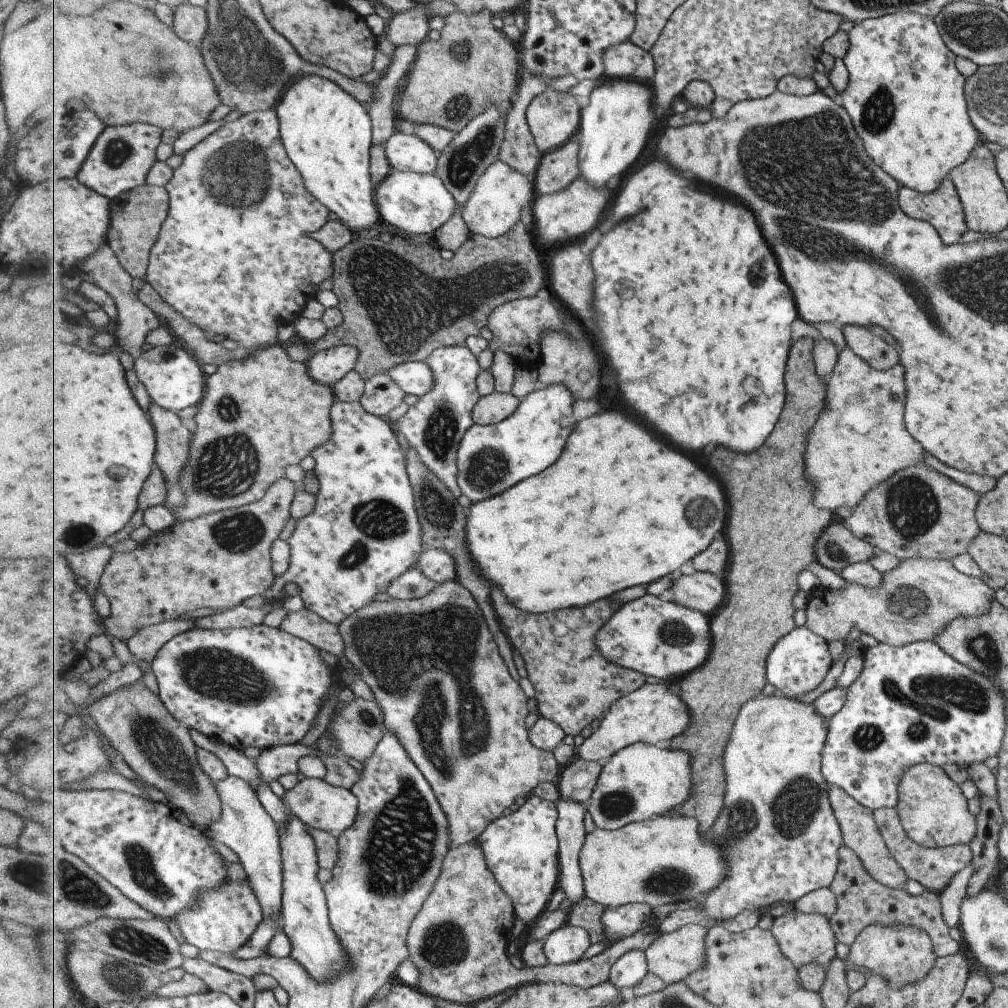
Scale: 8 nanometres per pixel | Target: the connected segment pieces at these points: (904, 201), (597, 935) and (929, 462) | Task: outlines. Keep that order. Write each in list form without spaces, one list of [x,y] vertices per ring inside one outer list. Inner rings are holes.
[[[948,177],[943,178],[939,187],[931,193],[919,193],[902,187],[898,194],[898,206],[905,216],[927,222],[937,231],[945,246],[959,242],[968,230],[961,202]]]
[[[587,896],[579,903],[574,904],[574,908],[569,914],[568,925],[577,925],[585,928],[590,932],[591,942],[597,944],[601,940],[605,940],[605,928],[603,920],[603,912],[607,908],[603,904],[598,904],[595,900],[591,900]]]
[[[923,452],[922,462],[929,469],[935,470],[935,472],[943,474],[943,476],[947,476],[947,478],[965,486],[965,488],[971,488],[971,490],[977,494],[978,498],[987,492],[987,490],[991,490],[991,488],[995,486],[995,479],[990,478],[989,476],[969,474],[967,472],[955,470],[954,468],[940,463],[939,460],[933,458],[933,456],[930,456],[927,452]]]

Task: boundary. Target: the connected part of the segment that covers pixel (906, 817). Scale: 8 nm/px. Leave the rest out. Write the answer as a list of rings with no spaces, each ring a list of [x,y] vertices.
[[[918,763],[905,768],[897,782],[897,818],[909,840],[921,847],[943,847],[967,844],[975,836],[975,820],[967,810],[967,801],[939,766]]]

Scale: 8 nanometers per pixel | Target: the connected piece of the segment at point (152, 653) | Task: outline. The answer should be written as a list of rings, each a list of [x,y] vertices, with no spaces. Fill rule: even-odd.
[[[187,618],[187,620],[173,620],[155,624],[154,626],[145,626],[141,628],[135,636],[127,642],[128,649],[138,660],[145,661],[149,665],[153,664],[157,652],[179,634],[195,629],[197,618]]]

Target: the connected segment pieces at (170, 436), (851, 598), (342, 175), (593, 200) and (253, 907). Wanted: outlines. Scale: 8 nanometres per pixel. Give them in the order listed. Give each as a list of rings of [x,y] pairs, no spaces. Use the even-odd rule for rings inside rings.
[[[152,402],[148,413],[155,427],[155,432],[157,432],[156,464],[161,468],[161,472],[163,472],[169,484],[168,498],[165,506],[172,514],[175,510],[179,510],[181,506],[185,506],[185,498],[187,496],[185,496],[185,490],[181,488],[181,476],[183,476],[183,470],[185,470],[187,460],[189,460],[189,454],[191,454],[191,438],[193,438],[193,432],[189,432],[189,428],[183,426],[183,420],[181,420],[179,414],[161,408],[157,402]]]
[[[907,558],[893,570],[881,573],[881,586],[868,588],[847,583],[838,590],[818,587],[810,593],[806,625],[827,642],[842,640],[855,627],[876,643],[903,646],[917,640],[931,640],[955,616],[983,616],[989,610],[994,591],[979,578],[957,572],[943,559]]]
[[[317,74],[303,76],[294,86],[284,92],[279,106],[275,108],[281,123],[283,146],[287,156],[301,172],[305,186],[323,206],[329,208],[345,226],[353,232],[369,230],[382,222],[378,203],[376,202],[376,187],[371,176],[371,148],[374,144],[374,128],[372,118],[358,99],[347,94],[335,82],[321,78]]]
[[[577,178],[567,190],[557,194],[540,196],[532,206],[533,220],[535,220],[534,234],[541,234],[545,242],[559,242],[561,238],[579,238],[589,234],[601,220],[605,208],[609,204],[609,190],[595,188],[585,178]]]
[[[227,876],[227,882],[223,882],[219,888],[207,890],[195,906],[172,919],[185,941],[201,951],[239,952],[239,948],[252,939],[255,930],[263,922],[263,906],[255,896],[251,880],[246,877],[241,882],[234,882],[230,878]]]

